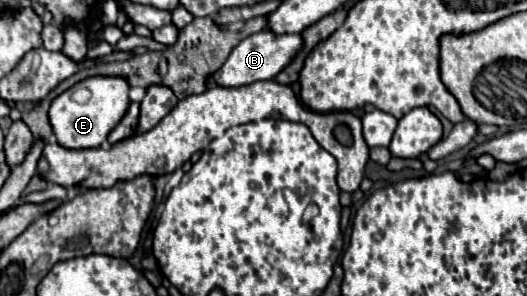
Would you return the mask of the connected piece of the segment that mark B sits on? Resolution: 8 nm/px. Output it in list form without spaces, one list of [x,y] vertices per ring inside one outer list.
[[[262,29],[254,35],[244,37],[232,49],[232,53],[228,55],[222,69],[212,75],[212,83],[218,83],[222,87],[240,87],[240,85],[248,85],[248,83],[254,83],[254,81],[274,79],[296,57],[296,53],[302,49],[302,45],[304,45],[304,39],[302,39],[300,33],[278,35],[270,29]]]

